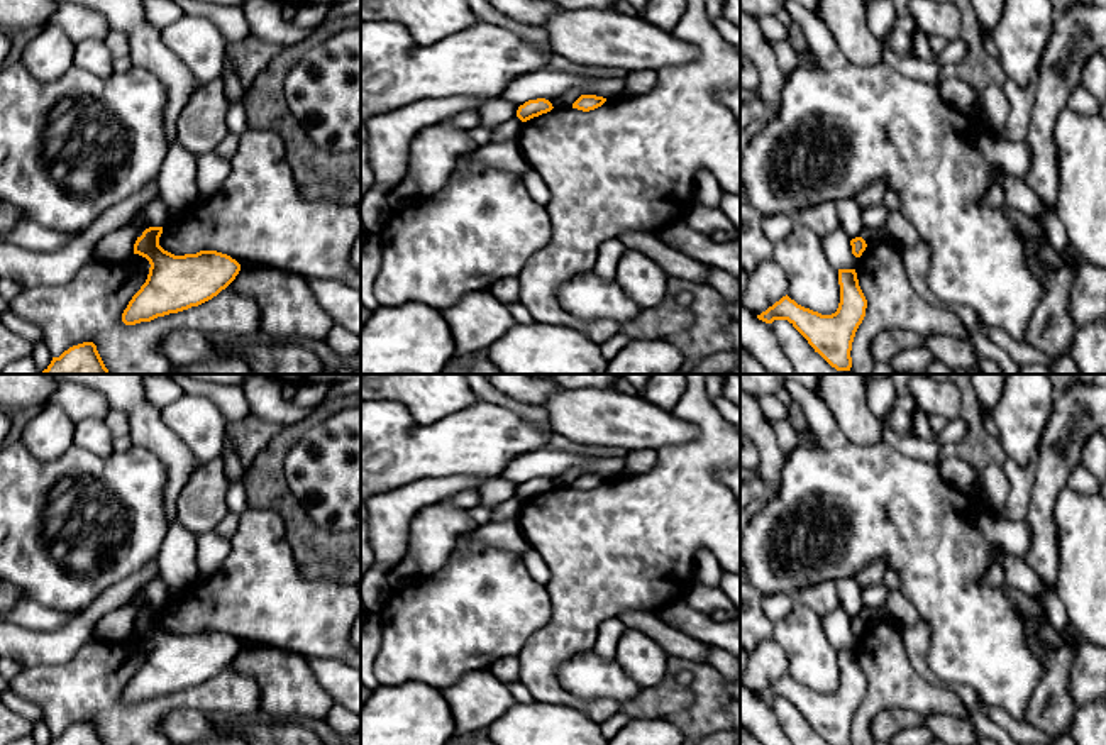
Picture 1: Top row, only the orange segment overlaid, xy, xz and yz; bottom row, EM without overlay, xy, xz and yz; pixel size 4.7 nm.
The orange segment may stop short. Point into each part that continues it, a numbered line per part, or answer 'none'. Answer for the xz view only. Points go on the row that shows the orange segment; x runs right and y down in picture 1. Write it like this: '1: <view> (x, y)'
none

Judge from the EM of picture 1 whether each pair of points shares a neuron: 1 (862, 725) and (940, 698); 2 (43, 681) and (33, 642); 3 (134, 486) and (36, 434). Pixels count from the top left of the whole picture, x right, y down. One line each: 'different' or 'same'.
1: same
2: different
3: different

